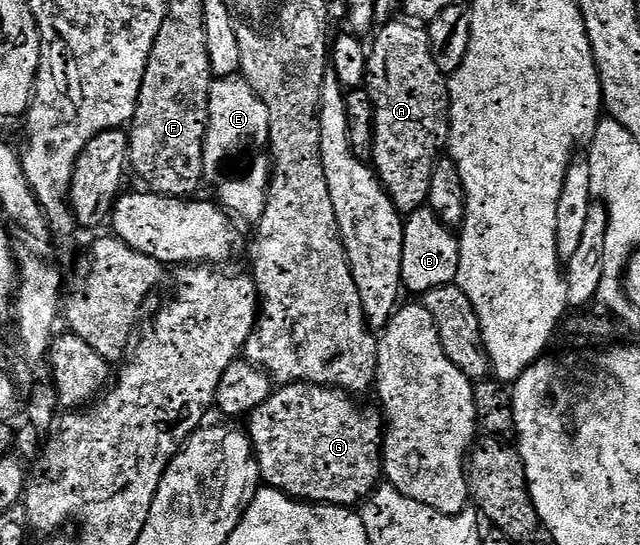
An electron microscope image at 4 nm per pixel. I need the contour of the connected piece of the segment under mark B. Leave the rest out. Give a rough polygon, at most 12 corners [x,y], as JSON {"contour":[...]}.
{"contour":[[425,207],[407,214],[403,288],[453,284],[457,234]]}

